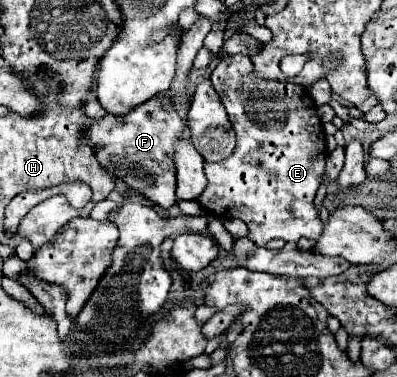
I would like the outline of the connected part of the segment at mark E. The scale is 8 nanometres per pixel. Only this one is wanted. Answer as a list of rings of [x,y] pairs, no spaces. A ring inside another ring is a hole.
[[[246,54],[226,56],[210,76],[220,100],[230,116],[230,122],[236,132],[236,148],[234,152],[218,162],[218,164],[204,164],[204,172],[208,178],[208,186],[198,198],[202,208],[224,220],[224,218],[240,218],[248,224],[248,238],[258,244],[266,246],[270,240],[284,240],[284,242],[298,242],[300,238],[318,238],[322,234],[324,224],[314,208],[314,196],[322,182],[324,174],[324,158],[326,158],[326,134],[322,130],[322,122],[316,114],[316,104],[310,100],[310,94],[294,84],[294,82],[278,82],[278,80],[258,80],[254,76],[252,62]]]

